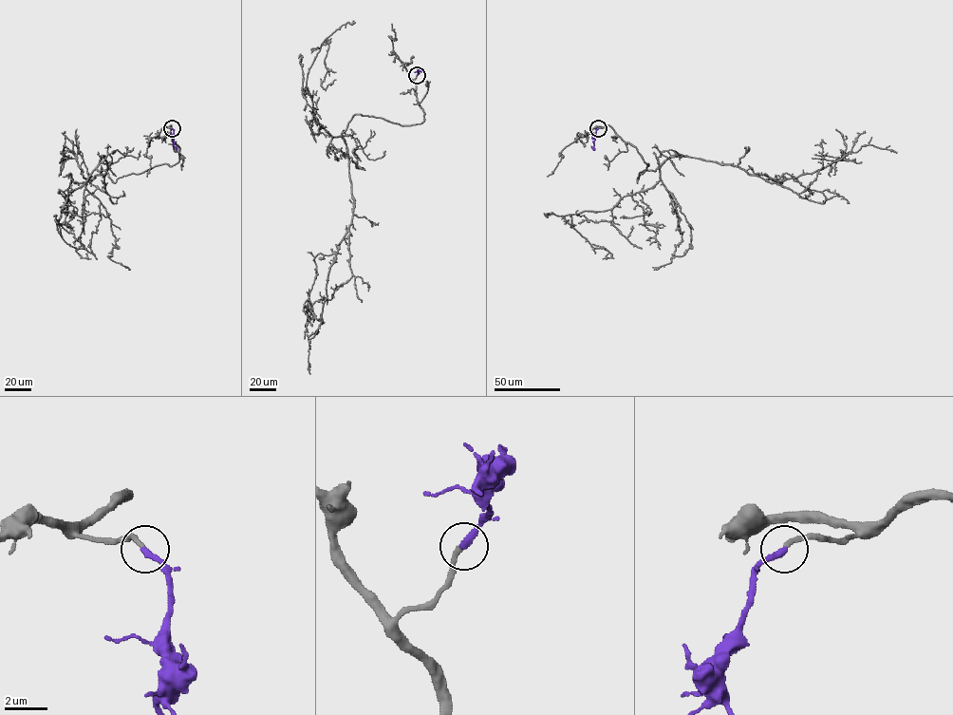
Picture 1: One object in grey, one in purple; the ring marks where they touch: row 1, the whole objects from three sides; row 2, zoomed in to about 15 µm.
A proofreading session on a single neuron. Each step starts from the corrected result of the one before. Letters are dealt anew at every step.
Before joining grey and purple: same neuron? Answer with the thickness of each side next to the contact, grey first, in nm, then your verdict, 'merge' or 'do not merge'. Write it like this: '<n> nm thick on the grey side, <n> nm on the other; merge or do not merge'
240 nm thick on the grey side, 320 nm on the other; merge

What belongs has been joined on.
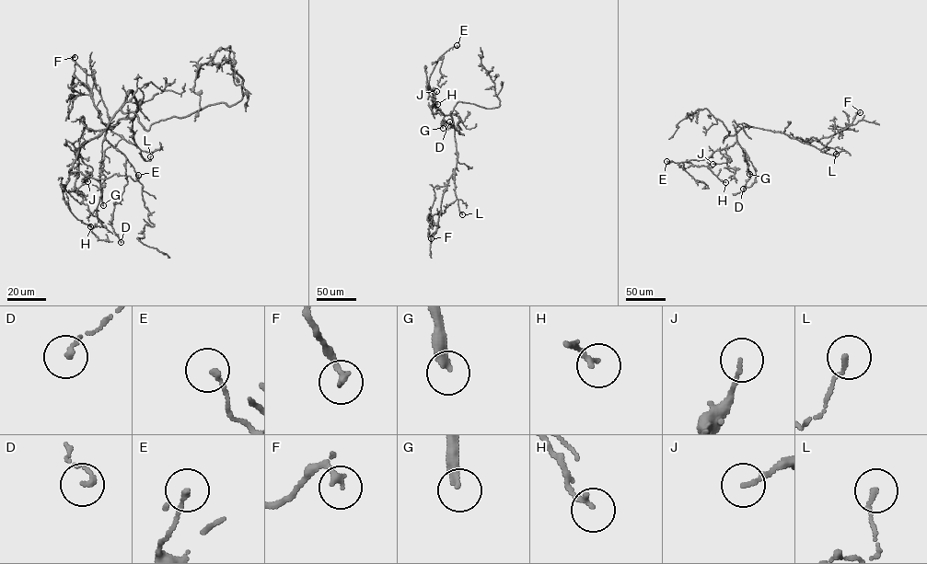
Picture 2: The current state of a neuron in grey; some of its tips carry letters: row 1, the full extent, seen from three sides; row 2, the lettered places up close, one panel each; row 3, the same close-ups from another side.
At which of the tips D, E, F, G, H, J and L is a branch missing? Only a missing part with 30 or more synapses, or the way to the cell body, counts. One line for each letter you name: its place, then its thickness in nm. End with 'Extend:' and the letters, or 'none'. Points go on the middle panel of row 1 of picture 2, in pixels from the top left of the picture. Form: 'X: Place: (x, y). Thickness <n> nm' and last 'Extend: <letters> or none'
G: Place: (443, 128). Thickness 280 nm
Extend: G

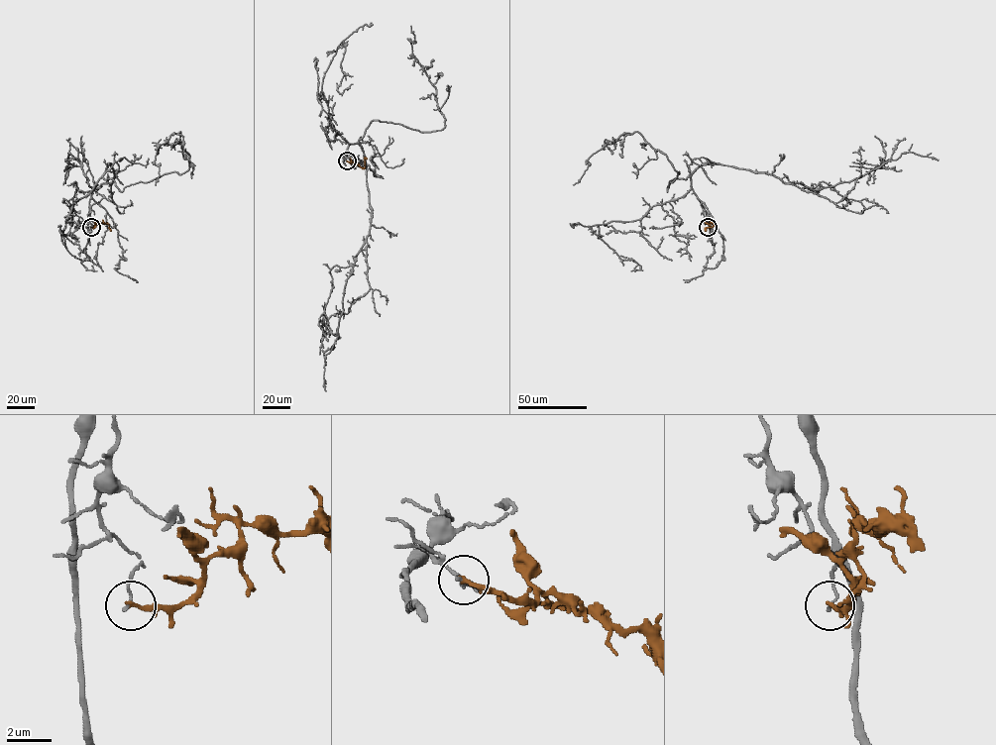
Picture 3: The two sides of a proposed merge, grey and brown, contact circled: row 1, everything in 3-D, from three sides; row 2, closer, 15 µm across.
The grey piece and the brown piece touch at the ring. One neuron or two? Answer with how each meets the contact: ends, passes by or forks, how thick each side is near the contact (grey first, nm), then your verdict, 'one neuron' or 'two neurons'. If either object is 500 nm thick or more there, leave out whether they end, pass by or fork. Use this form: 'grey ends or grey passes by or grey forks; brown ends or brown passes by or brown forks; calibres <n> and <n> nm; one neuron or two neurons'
grey ends; brown ends; calibres 110 and 190 nm; two neurons

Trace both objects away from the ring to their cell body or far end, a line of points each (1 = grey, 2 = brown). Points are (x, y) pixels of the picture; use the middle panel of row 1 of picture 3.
1: (347, 160), (348, 147), (358, 144), (364, 156), (371, 218), (345, 286), (337, 338), (325, 356), (326, 390)
2: (347, 160), (364, 168), (367, 159)

